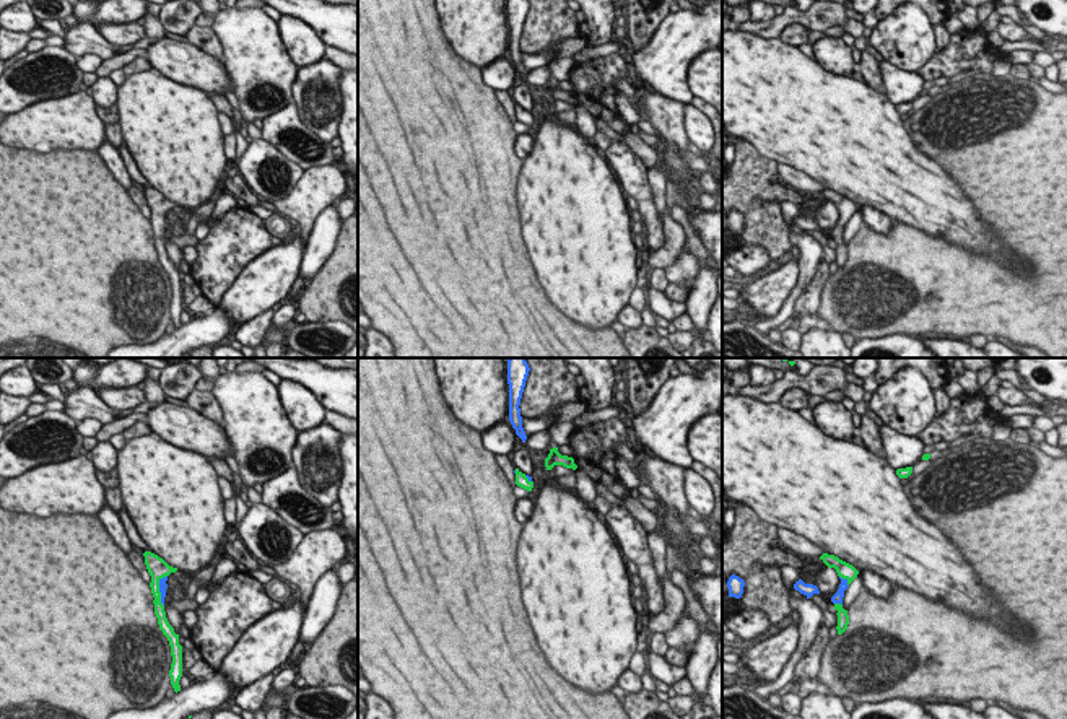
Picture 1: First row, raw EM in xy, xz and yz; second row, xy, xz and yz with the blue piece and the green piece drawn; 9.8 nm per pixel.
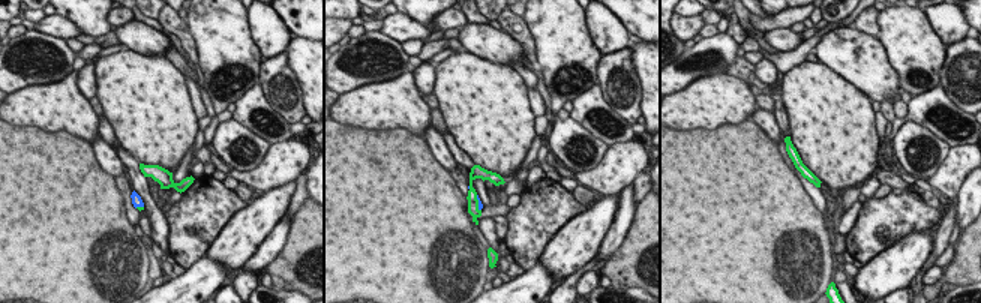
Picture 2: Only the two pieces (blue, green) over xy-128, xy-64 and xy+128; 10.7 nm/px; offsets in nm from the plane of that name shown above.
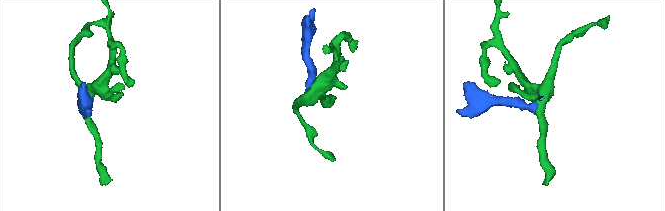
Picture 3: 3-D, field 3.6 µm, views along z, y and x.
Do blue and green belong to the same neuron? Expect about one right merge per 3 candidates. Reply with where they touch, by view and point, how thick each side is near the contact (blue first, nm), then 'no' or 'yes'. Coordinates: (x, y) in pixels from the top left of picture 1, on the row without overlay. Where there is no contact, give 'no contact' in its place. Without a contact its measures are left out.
contact yz (846, 217); calibres 100 and 160 nm; yes

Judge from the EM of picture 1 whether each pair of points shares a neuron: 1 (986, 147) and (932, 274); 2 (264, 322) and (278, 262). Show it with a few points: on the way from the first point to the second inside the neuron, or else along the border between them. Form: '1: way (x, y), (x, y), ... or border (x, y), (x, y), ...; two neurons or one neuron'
1: way (1045, 207), (1045, 277), (1035, 287), (992, 287); one neuron
2: border (270, 308), (243, 324); two neurons

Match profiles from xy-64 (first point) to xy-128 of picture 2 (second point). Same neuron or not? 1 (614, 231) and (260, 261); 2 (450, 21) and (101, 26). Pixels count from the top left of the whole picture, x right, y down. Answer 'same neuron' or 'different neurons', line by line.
1: same neuron
2: different neurons

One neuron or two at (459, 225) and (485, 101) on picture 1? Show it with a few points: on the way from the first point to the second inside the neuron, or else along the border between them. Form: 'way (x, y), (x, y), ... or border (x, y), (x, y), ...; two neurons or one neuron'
way (459, 194), (459, 132); one neuron

